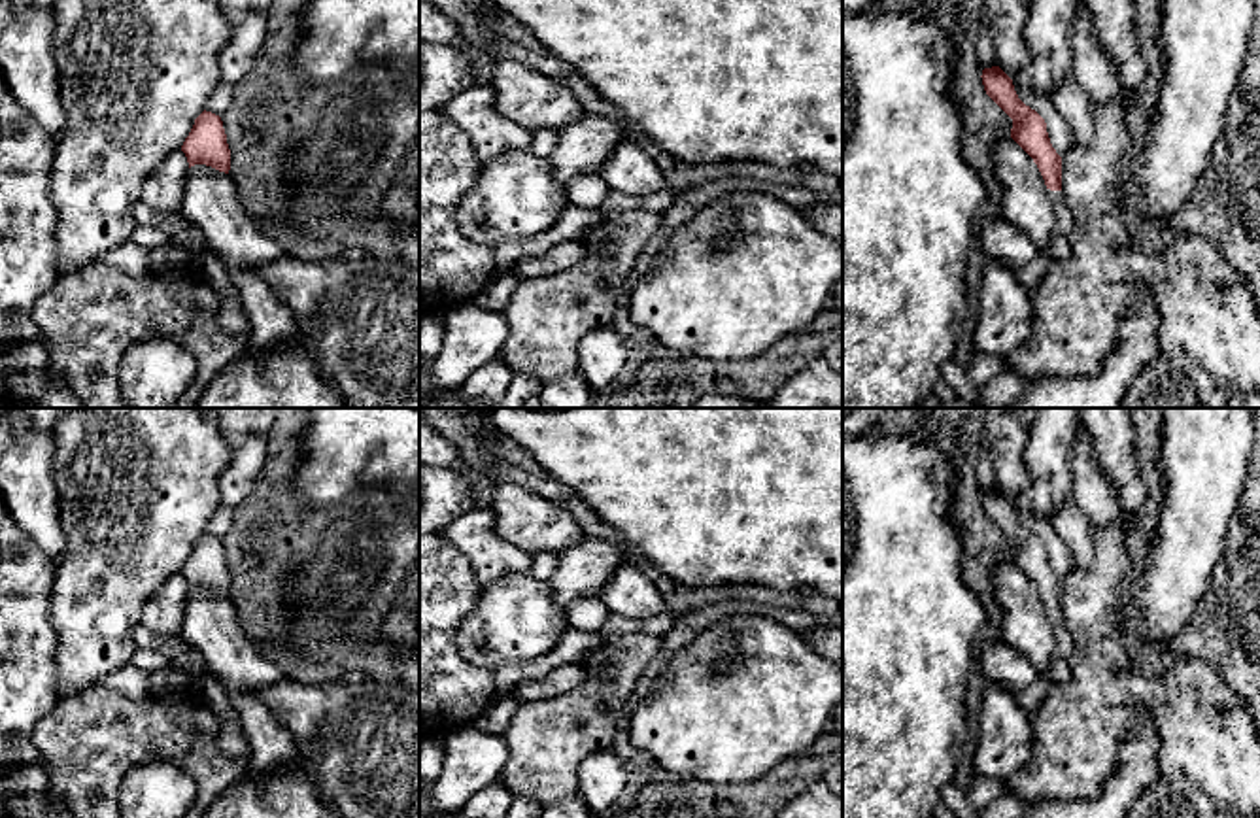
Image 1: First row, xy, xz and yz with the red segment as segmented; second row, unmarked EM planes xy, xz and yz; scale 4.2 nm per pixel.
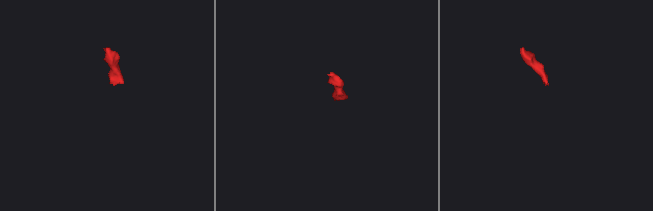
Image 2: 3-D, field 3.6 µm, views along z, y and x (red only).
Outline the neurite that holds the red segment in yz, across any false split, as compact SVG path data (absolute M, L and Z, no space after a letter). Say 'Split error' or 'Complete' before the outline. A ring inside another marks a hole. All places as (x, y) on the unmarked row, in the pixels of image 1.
Split error. M999 489L984 491L980 501L986 518L1013 542L1011 561L1033 582L1045 603L1054 627L1054 654L1069 659L1073 639L1062 614L1062 580L1050 567L1045 542L1018 521L1013 503Z

